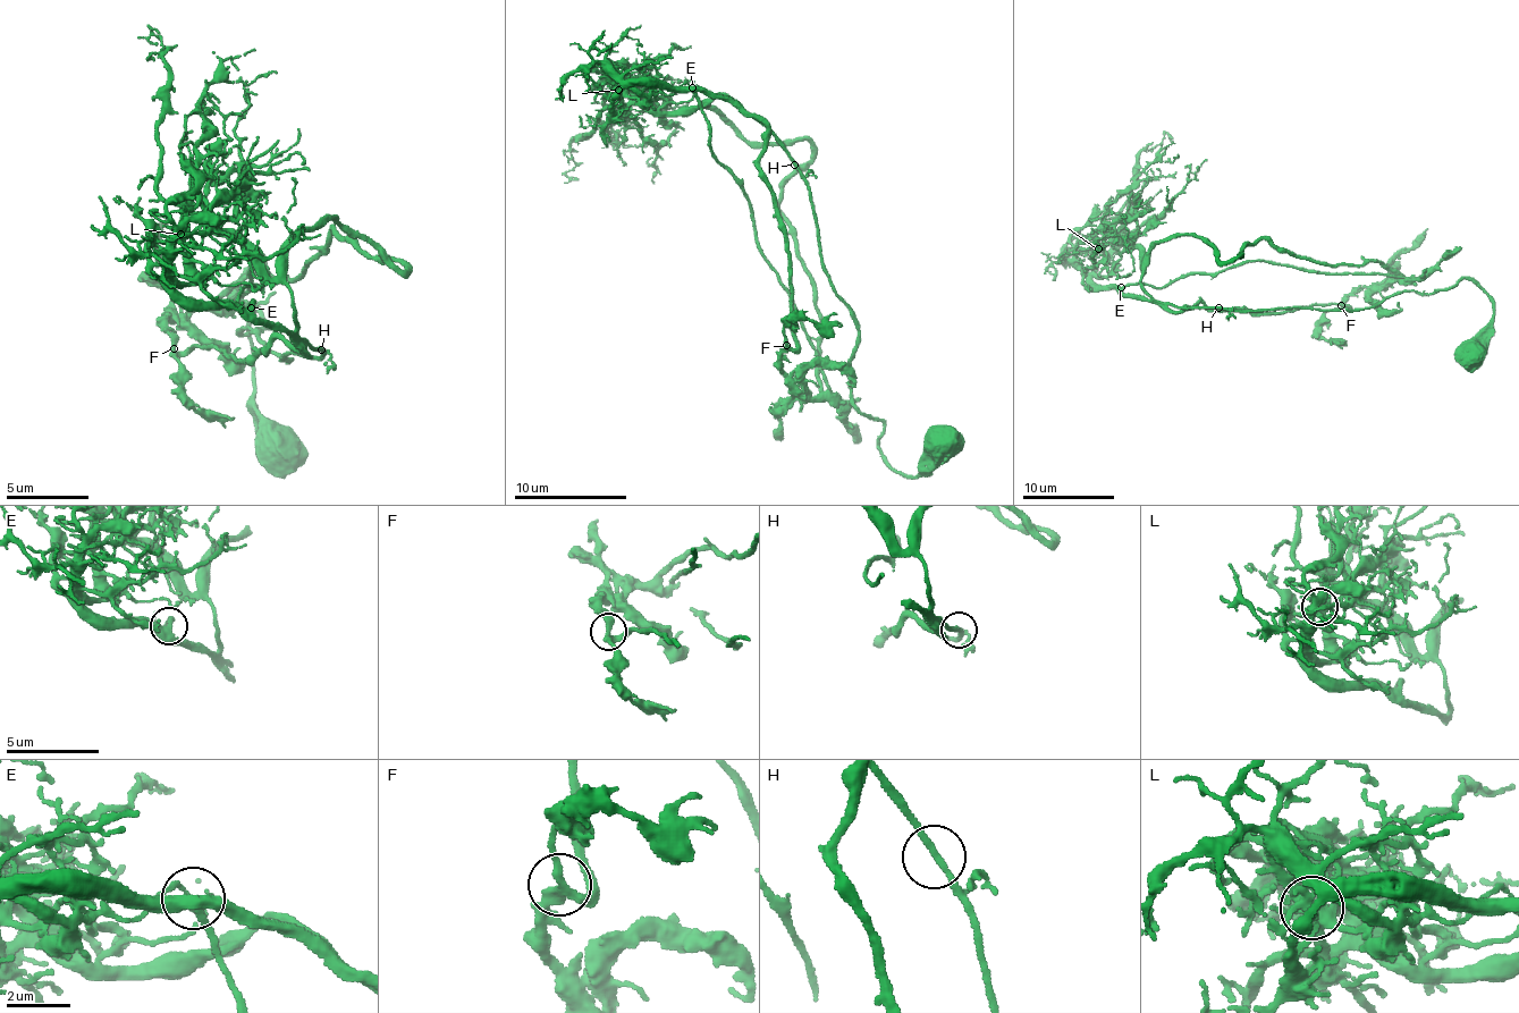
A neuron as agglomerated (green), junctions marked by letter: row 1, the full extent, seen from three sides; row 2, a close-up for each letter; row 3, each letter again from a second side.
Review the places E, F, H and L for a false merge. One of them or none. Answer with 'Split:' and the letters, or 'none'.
Split: L

